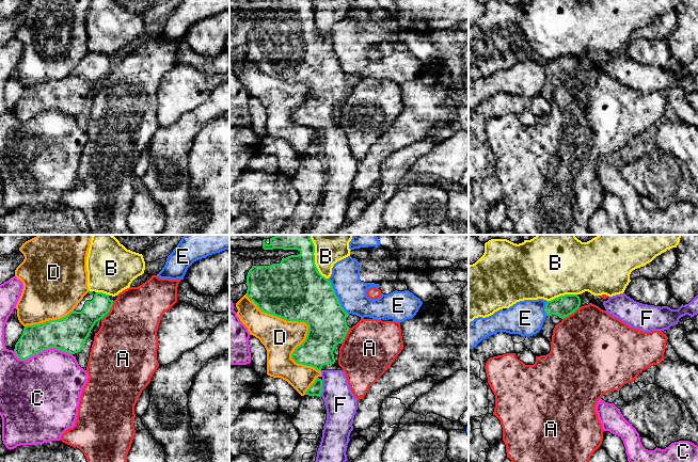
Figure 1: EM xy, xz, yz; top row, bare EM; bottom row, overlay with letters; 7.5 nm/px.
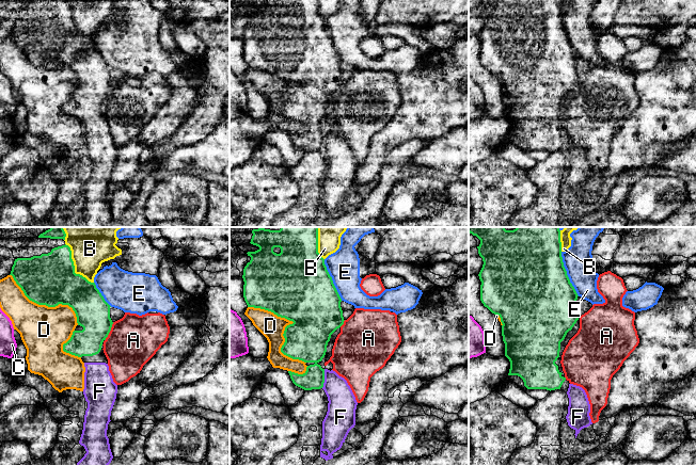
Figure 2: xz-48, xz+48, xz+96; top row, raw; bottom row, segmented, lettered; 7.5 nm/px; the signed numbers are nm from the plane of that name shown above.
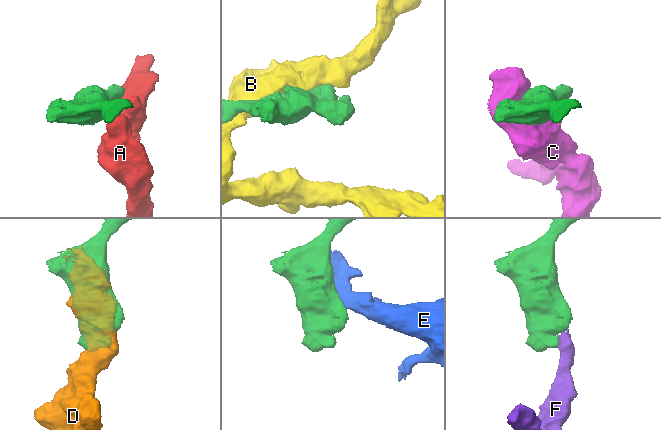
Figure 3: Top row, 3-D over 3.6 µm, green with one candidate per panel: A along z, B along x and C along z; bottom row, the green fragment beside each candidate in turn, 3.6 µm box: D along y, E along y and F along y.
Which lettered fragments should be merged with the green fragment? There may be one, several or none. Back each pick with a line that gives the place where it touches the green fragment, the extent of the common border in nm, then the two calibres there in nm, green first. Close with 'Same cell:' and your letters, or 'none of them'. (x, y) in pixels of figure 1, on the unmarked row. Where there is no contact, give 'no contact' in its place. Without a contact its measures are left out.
F: meets green in xz at (321, 148); contact 120 nm long; 90 nm thick on the green side, 240 nm on the other
Same cell: F

